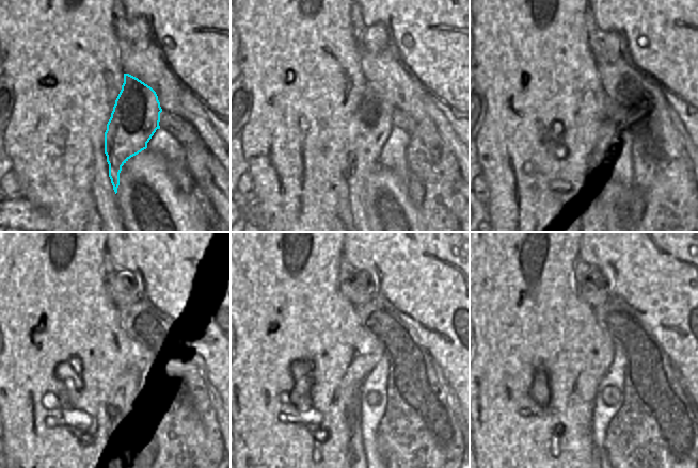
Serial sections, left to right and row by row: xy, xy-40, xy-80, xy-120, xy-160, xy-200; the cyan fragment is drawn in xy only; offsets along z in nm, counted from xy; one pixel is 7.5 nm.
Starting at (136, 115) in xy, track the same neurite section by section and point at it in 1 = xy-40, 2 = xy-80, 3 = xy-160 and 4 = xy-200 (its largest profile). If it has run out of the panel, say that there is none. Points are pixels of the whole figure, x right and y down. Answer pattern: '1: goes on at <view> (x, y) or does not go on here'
1: goes on at xy-40 (373, 124)
2: goes on at xy-80 (601, 200)
3: goes on at xy-160 (355, 449)
4: goes on at xy-200 (593, 449)

